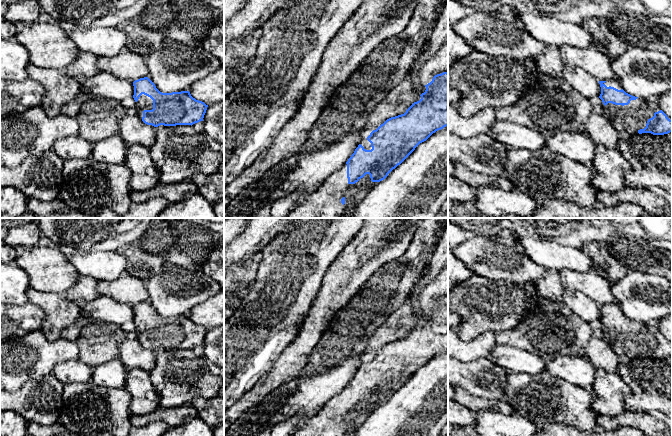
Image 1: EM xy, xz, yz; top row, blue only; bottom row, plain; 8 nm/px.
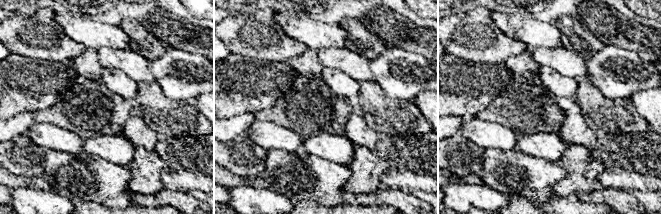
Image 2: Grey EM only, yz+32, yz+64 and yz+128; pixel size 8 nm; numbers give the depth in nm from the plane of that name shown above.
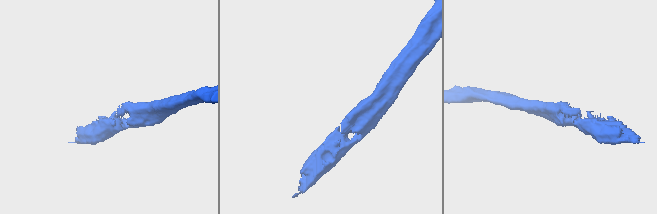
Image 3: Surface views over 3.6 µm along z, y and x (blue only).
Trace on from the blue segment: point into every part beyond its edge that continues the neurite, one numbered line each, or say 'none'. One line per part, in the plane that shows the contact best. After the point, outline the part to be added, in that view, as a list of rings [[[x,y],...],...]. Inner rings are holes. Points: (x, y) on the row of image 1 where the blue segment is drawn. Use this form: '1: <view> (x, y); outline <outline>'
1: xy (144, 102); outline [[[142,94],[138,101],[136,102],[136,111],[139,115],[139,117],[142,119],[143,117],[143,111],[144,110],[152,110],[153,109],[153,100]]]

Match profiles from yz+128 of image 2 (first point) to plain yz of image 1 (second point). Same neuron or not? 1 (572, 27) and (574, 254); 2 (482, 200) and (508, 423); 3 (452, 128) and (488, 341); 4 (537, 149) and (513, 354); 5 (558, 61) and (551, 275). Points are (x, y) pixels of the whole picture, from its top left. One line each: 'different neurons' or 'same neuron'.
1: different neurons
2: same neuron
3: same neuron
4: different neurons
5: different neurons

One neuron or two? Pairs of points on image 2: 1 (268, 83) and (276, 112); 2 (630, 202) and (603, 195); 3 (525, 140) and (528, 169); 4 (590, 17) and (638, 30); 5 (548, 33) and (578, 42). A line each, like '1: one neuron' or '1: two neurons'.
1: two neurons
2: one neuron
3: two neurons
4: one neuron
5: two neurons

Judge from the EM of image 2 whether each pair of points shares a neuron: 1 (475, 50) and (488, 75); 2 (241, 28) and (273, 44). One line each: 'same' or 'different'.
1: different
2: same

